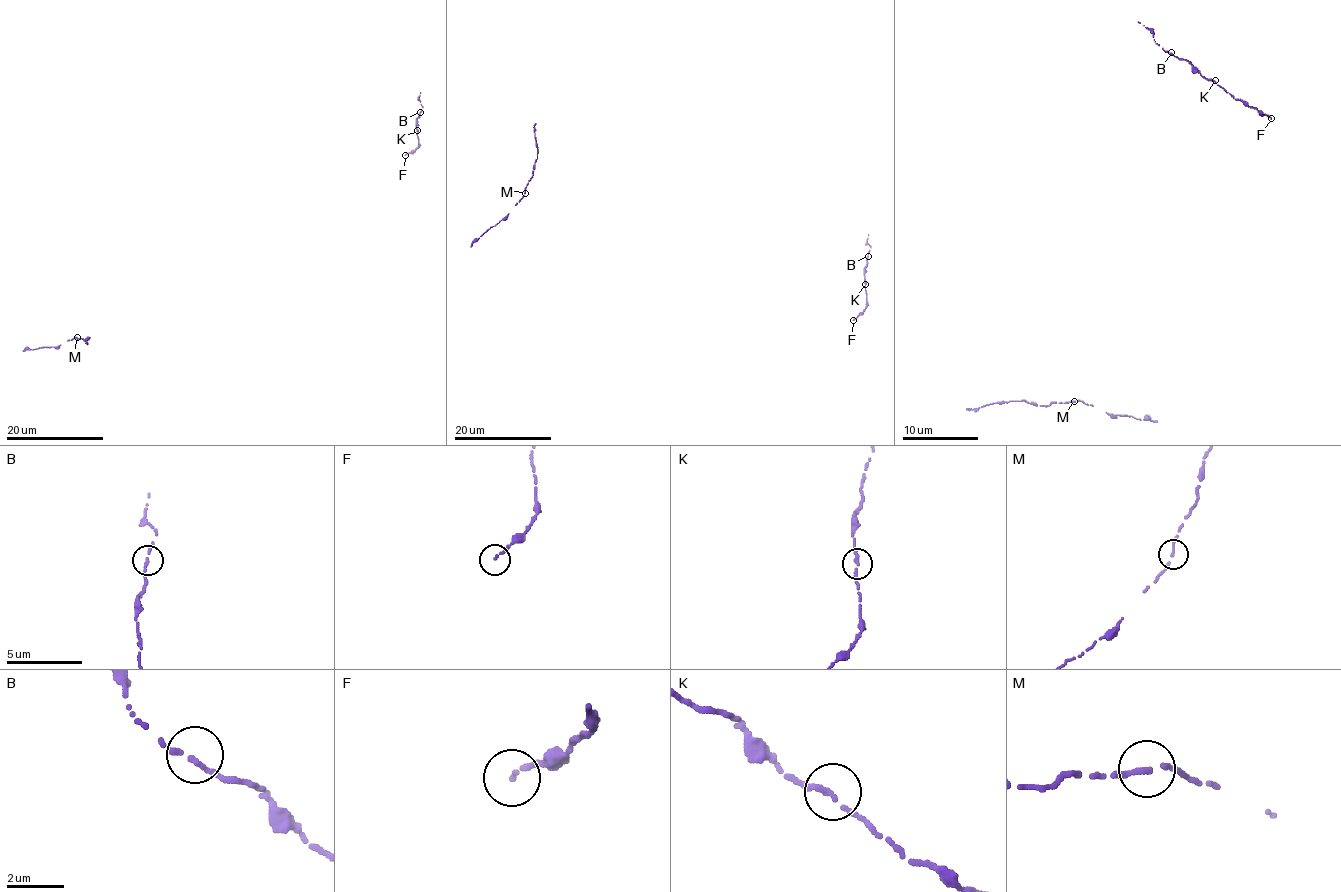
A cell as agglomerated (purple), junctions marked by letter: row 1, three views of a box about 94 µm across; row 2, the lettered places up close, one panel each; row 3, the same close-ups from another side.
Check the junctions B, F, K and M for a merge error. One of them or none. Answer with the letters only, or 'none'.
none

